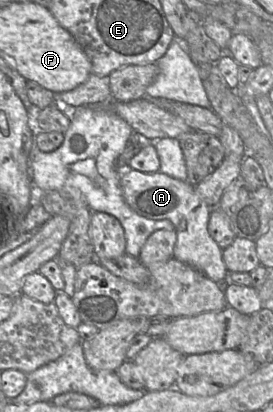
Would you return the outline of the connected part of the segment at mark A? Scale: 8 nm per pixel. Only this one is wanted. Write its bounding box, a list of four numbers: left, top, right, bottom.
[120,168,228,284]

